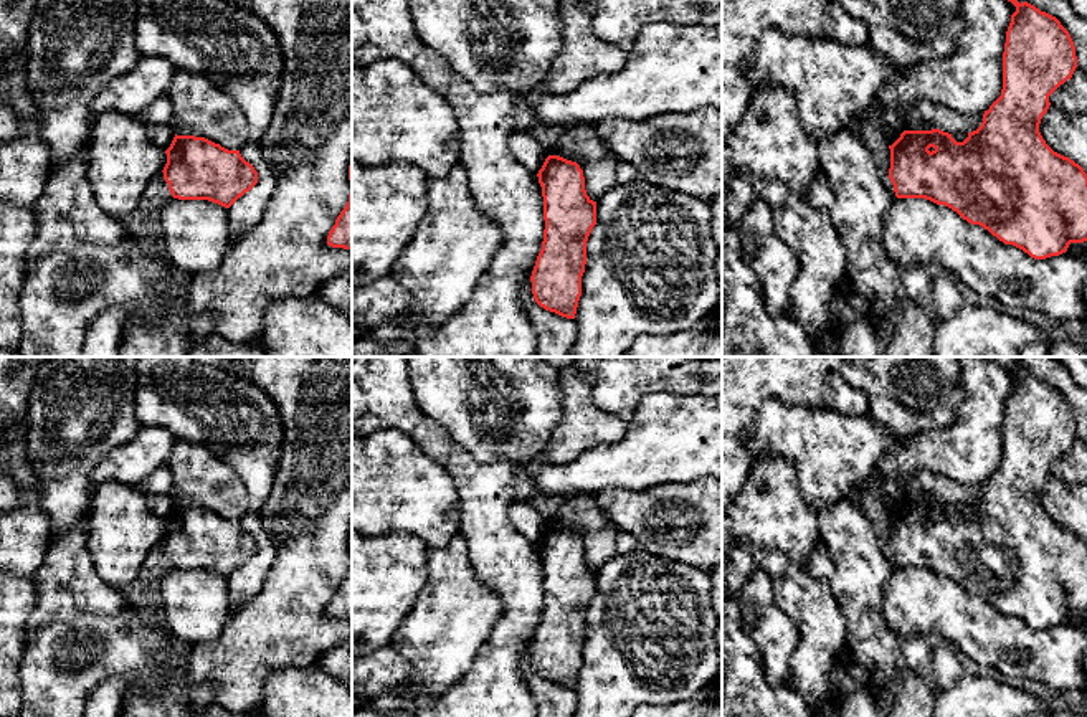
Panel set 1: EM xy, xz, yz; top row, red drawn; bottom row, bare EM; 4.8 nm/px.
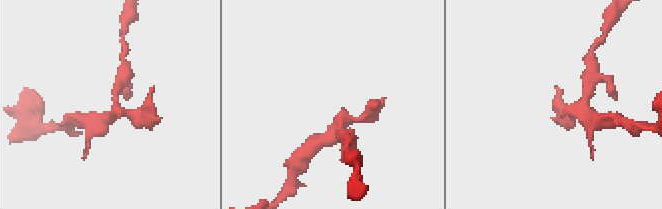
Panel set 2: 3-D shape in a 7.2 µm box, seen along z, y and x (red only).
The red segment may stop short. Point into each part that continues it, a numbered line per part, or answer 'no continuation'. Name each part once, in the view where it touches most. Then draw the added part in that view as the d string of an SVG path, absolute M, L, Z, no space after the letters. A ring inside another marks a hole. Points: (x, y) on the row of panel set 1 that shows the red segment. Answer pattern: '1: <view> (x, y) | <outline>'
no continuation

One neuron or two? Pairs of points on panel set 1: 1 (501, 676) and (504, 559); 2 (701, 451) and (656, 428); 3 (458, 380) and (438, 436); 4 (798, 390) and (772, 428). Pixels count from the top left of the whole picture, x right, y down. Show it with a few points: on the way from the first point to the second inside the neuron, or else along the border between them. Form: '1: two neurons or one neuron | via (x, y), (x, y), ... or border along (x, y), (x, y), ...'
1: one neuron | via (504, 646), (514, 631), (514, 588)
2: one neuron | via (689, 440), (686, 436), (668, 436)
3: two neurons | border along (415, 397), (417, 405), (440, 422), (468, 453)
4: two neurons | border along (828, 410), (811, 410), (765, 398), (754, 418)

